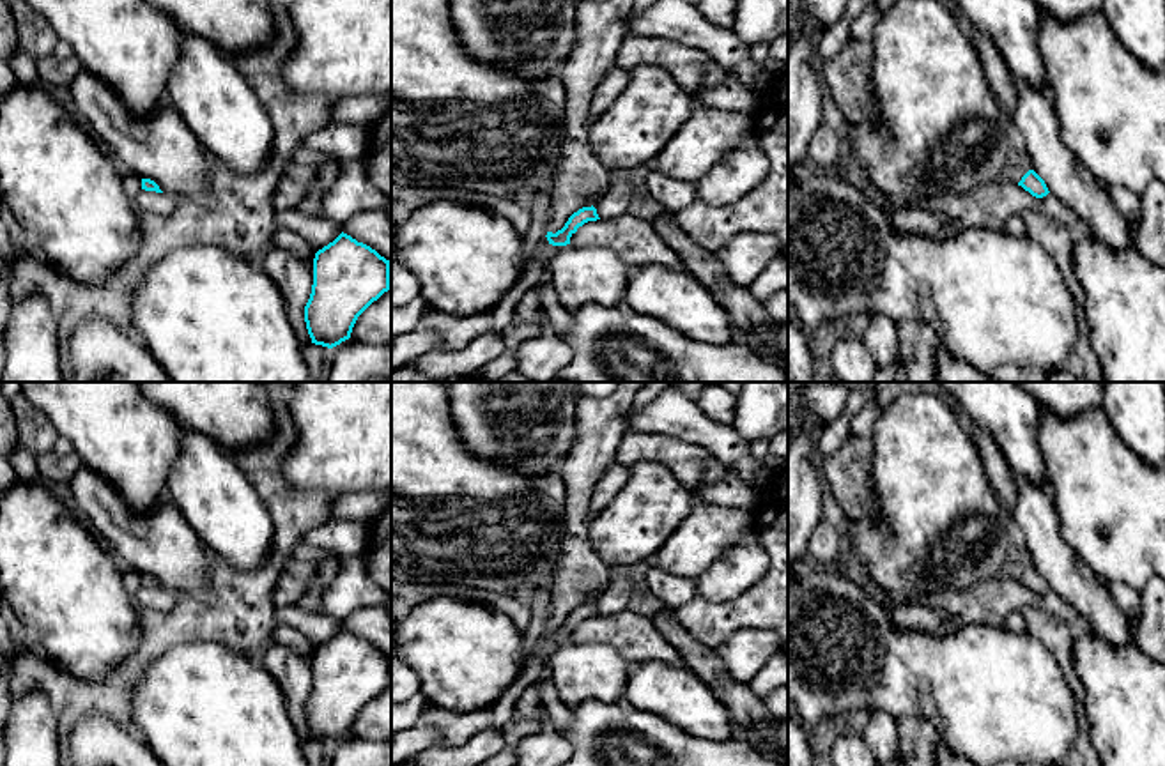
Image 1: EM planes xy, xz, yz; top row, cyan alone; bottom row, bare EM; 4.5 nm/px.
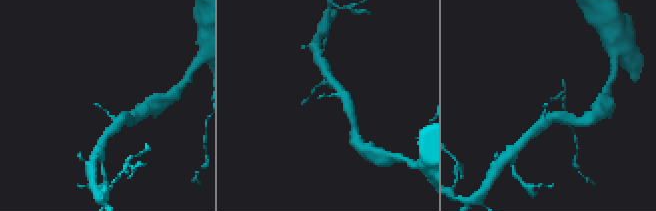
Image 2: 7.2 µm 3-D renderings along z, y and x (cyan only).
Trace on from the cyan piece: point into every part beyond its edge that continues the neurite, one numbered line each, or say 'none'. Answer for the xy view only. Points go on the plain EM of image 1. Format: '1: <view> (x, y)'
none

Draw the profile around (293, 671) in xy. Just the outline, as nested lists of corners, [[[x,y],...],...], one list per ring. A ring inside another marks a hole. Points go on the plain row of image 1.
[[[274,644],[262,653],[260,663],[276,679],[297,736],[303,741],[312,739],[305,718],[305,702],[312,690],[313,660],[283,644]]]

